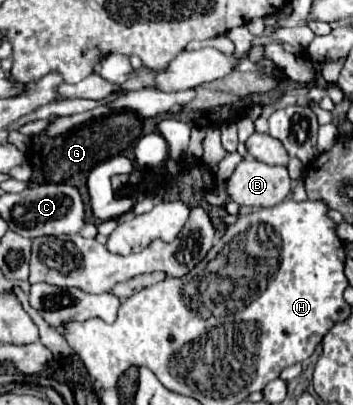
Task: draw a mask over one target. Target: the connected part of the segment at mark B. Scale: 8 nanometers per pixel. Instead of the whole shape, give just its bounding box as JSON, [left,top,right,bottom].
[228,160,292,206]

